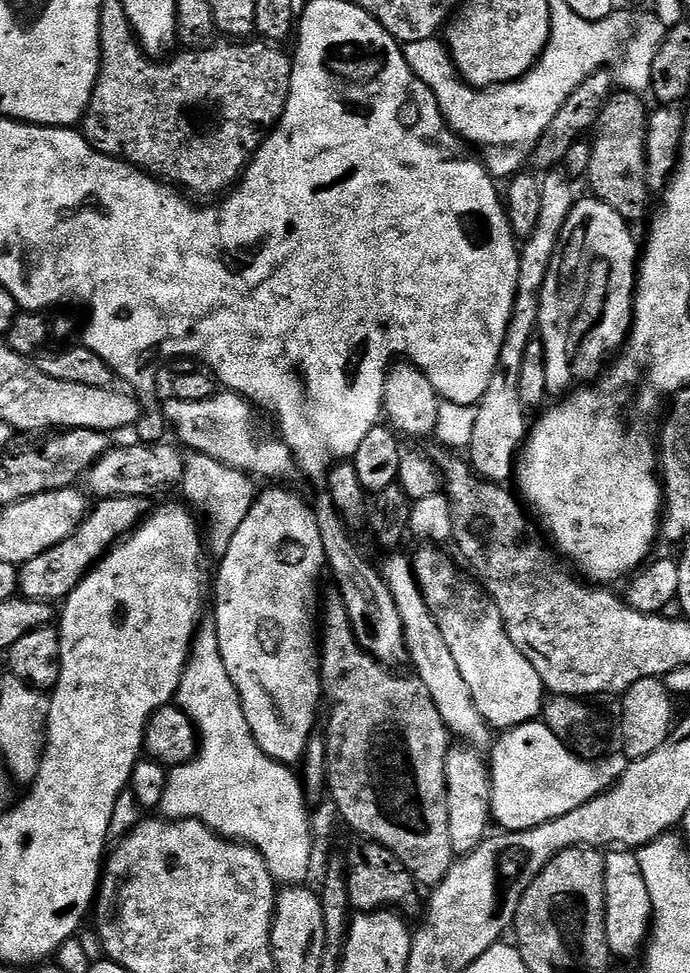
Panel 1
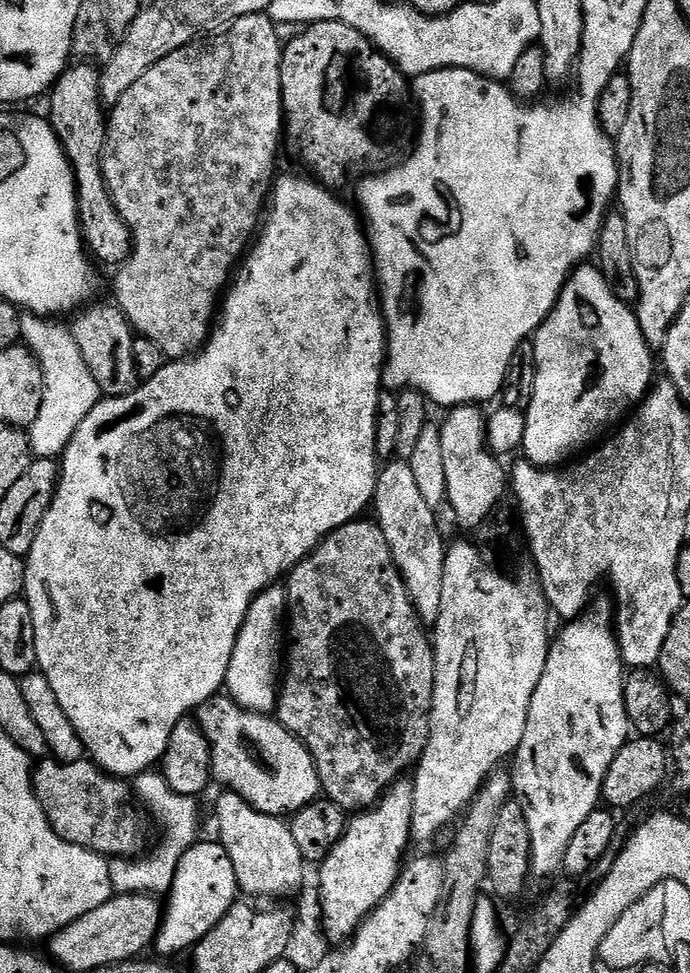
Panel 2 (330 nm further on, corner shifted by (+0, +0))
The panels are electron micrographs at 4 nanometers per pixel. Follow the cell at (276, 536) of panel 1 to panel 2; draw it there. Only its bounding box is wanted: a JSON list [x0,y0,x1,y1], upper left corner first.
[226,586,287,714]

